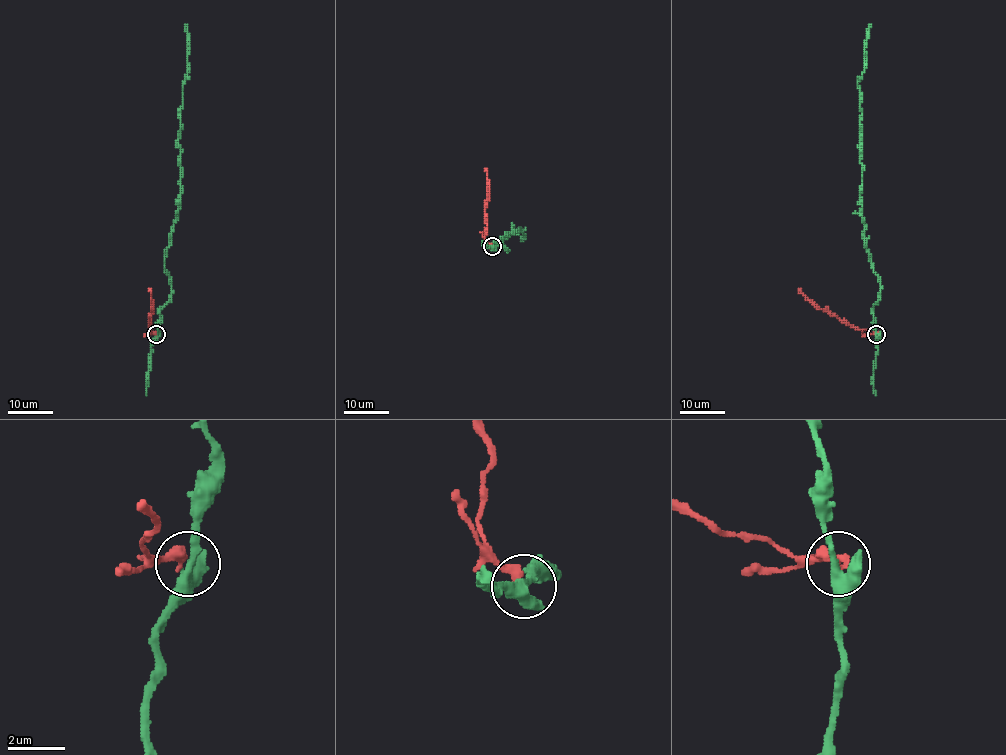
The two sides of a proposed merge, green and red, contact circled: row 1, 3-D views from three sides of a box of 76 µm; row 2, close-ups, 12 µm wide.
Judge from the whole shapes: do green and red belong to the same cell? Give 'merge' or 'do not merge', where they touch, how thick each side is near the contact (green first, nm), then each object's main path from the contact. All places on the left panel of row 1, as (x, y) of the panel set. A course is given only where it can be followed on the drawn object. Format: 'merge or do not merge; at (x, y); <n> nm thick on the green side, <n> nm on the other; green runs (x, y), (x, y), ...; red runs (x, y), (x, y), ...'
do not merge; at (156, 334); 320 nm thick on the green side, 380 nm on the other; green runs (156, 334), (159, 310), (169, 300), (165, 254), (180, 201), (179, 131), (188, 67), (188, 24); red runs (156, 333), (149, 331), (152, 305), (149, 288)

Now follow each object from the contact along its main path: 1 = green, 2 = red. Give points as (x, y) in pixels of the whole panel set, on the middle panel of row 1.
1: (492, 246), (500, 243), (507, 251), (501, 241), (505, 234), (517, 233), (515, 231), (519, 228), (524, 241)
2: (492, 246), (485, 237), (488, 184), (485, 169)

